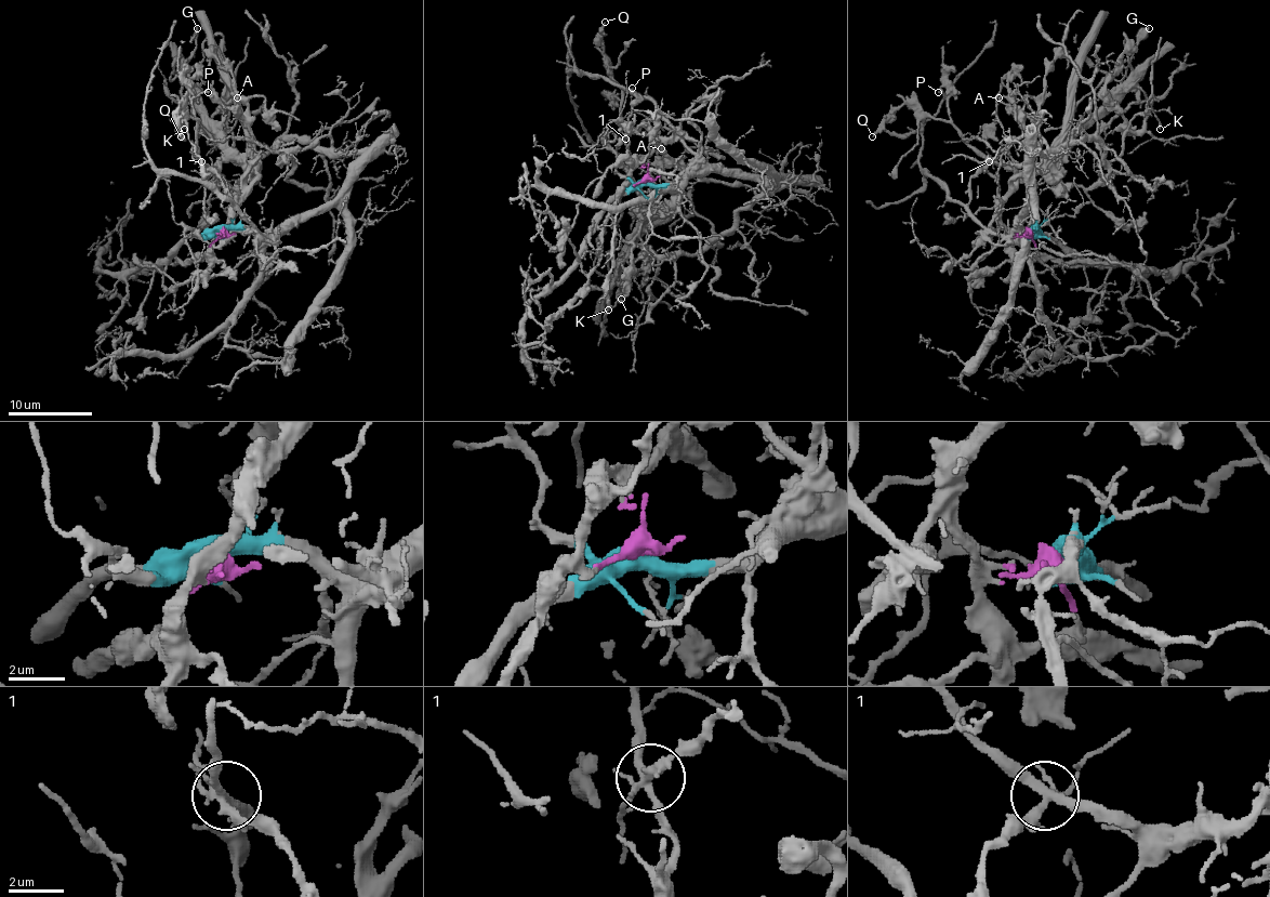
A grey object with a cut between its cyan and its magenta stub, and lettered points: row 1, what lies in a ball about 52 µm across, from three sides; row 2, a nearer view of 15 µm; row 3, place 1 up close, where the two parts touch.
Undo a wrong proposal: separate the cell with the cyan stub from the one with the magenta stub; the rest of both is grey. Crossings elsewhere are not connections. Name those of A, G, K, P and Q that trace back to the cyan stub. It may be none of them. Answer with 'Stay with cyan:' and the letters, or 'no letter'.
Stay with cyan: no letter

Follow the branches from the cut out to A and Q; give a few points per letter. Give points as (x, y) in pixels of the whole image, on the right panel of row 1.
A: (1032, 229), (1021, 236), (1008, 232), (1001, 221), (1001, 198), (1015, 176), (1039, 167), (1041, 132), (999, 96)
Q: (1032, 229), (1010, 234), (1001, 205), (1015, 176), (1057, 158), (1048, 168), (1007, 168), (905, 105), (872, 136)

